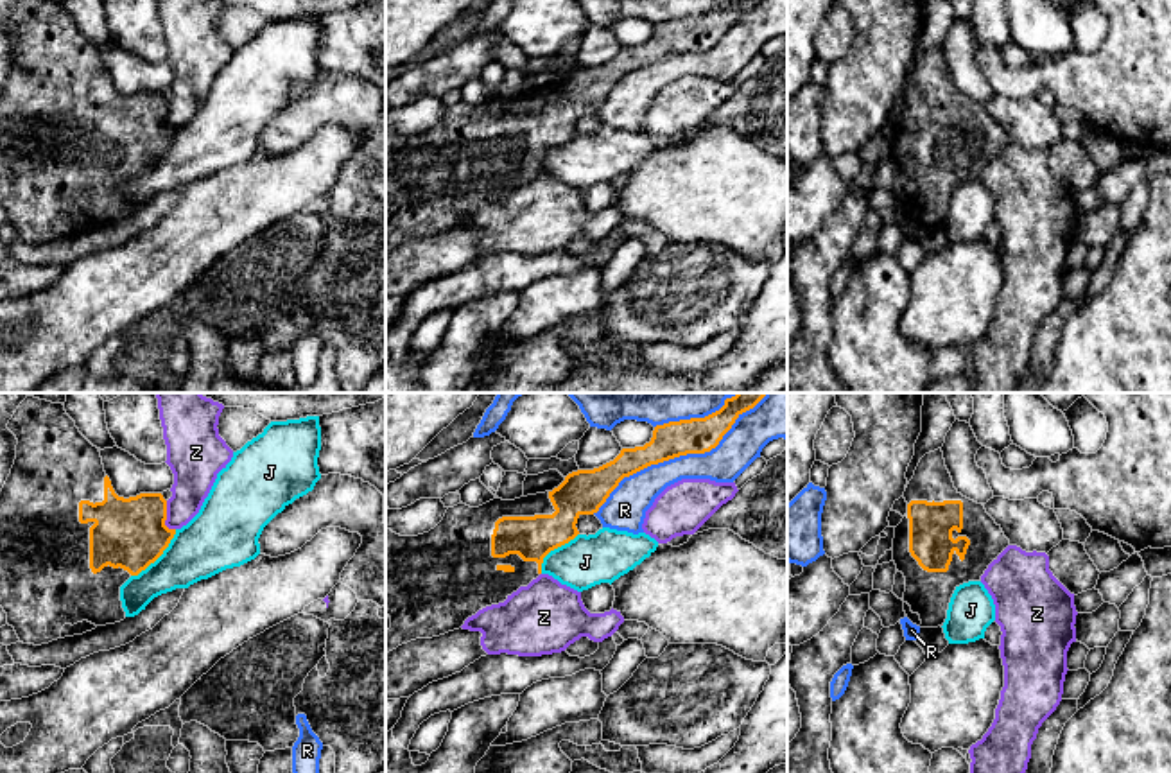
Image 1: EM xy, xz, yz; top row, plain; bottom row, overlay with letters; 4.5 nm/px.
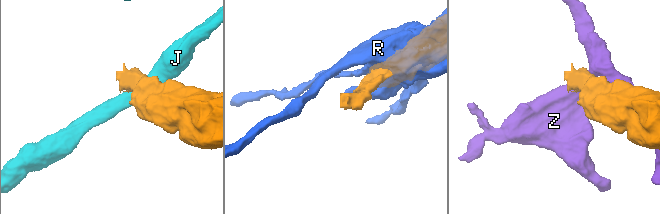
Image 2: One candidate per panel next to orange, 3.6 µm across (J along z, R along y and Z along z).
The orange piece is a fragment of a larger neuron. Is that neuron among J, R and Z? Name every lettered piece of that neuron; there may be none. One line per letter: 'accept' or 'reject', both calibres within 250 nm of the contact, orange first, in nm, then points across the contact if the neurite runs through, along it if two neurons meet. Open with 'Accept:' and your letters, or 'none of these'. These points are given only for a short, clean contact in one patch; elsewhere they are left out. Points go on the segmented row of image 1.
Accept: none of these
J: reject; 320 nm thick on the orange side, 280 nm on the other; border along xy (176, 529), (169, 546), (131, 576)
R: reject; 160 nm thick on the orange side, 170 nm on the other
Z: reject; 320 nm thick on the orange side, 190 nm on the other

